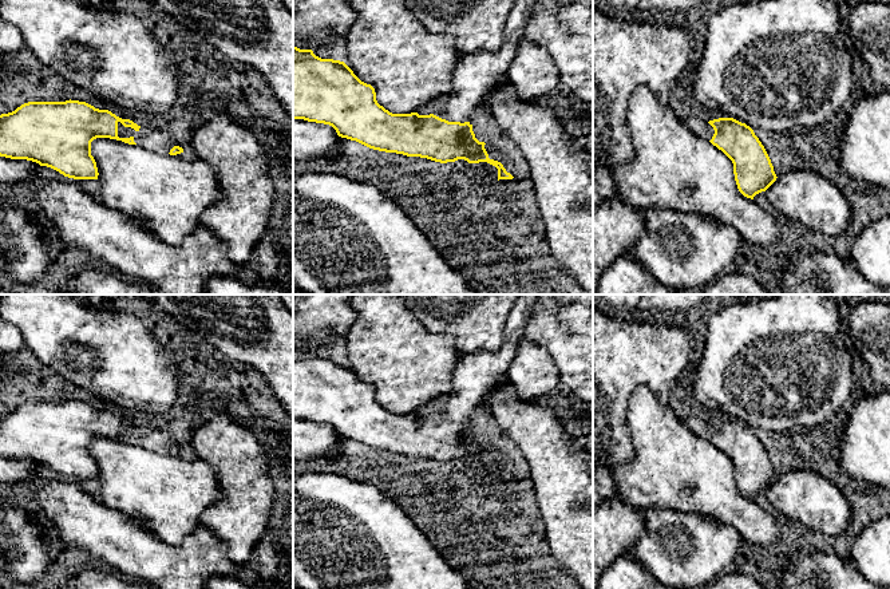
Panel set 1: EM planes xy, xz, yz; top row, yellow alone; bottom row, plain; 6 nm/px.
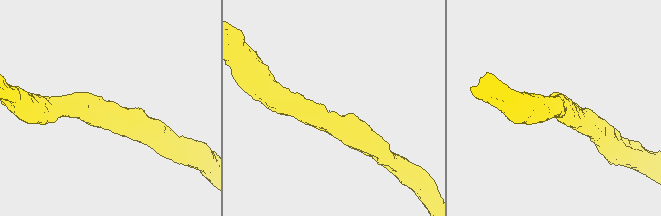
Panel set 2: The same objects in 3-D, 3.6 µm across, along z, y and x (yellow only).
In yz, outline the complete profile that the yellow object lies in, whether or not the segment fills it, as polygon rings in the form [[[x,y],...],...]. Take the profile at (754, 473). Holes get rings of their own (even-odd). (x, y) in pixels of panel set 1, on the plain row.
[[[695,415],[687,416],[683,422],[732,460],[736,485],[744,497],[753,499],[776,481],[778,477],[764,446],[745,423],[733,418],[707,422]]]

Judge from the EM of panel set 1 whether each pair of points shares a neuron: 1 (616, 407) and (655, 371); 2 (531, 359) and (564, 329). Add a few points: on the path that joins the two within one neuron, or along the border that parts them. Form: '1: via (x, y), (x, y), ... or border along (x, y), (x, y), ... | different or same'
1: via (617, 395), (643, 371) | same
2: border along (523, 335), (552, 358), (560, 375) | different

